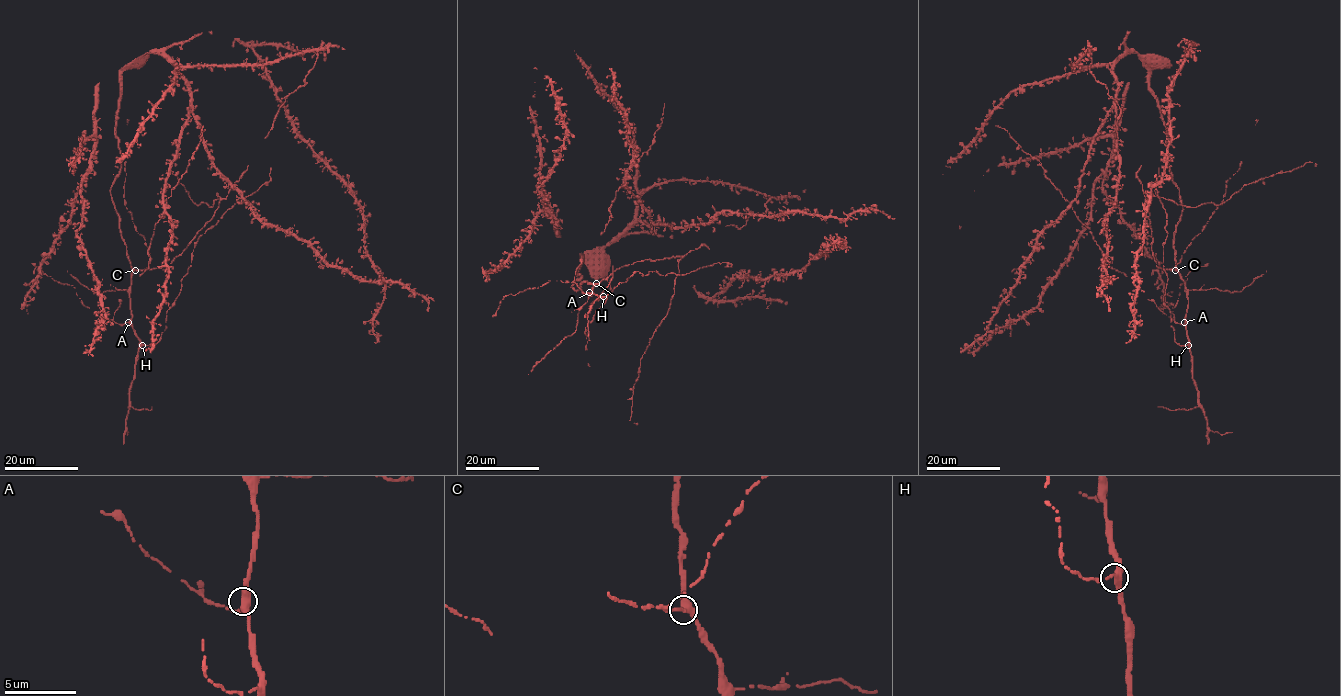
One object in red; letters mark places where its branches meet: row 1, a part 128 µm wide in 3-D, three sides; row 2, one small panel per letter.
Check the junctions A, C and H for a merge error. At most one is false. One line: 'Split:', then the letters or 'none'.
Split: none

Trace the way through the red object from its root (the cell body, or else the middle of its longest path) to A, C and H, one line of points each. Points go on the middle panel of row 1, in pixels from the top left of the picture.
A: (653, 223), (635, 221), (582, 257), (581, 277), (571, 287), (586, 281), (593, 286), (589, 292)
C: (653, 223), (635, 221), (582, 257), (577, 271), (581, 277), (571, 287), (576, 291), (582, 282), (596, 283)
H: (653, 223), (635, 221), (582, 257), (581, 277), (571, 287), (586, 281), (593, 286), (591, 296), (603, 296)

